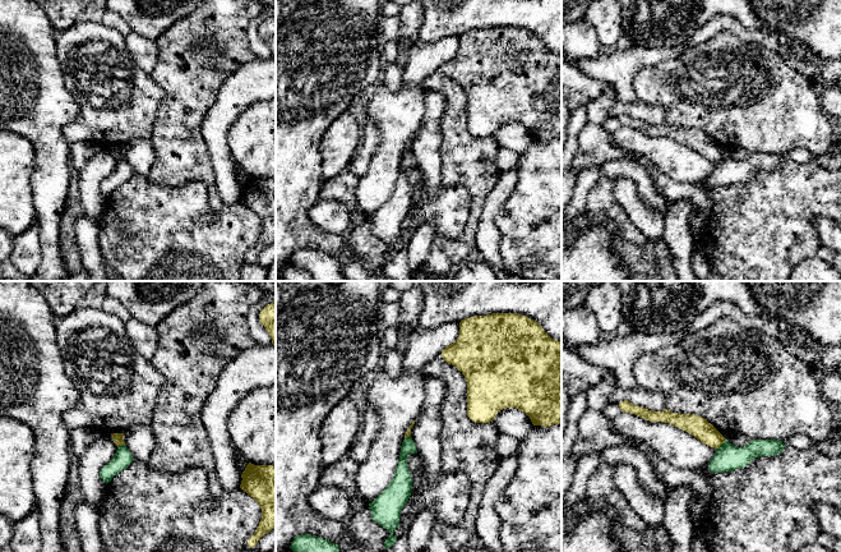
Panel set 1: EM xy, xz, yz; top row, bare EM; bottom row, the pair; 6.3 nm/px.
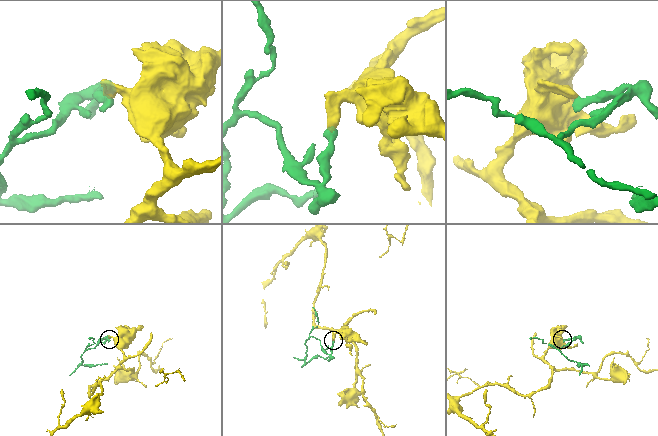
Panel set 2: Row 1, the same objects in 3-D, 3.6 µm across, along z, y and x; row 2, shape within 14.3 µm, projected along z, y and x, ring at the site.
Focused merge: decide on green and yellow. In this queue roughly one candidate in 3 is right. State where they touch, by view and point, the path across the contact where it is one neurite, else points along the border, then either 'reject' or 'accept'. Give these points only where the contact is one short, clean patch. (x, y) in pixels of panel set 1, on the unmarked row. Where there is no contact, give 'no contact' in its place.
meets green in yz at (721, 159); border along yz (726, 153), (717, 162); reject

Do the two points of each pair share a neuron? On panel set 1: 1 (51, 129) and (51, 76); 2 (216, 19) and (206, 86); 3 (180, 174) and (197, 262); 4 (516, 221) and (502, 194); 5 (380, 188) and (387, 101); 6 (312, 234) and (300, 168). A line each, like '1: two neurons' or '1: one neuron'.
1: one neuron
2: one neuron
3: two neurons
4: two neurons
5: one neuron
6: one neuron

